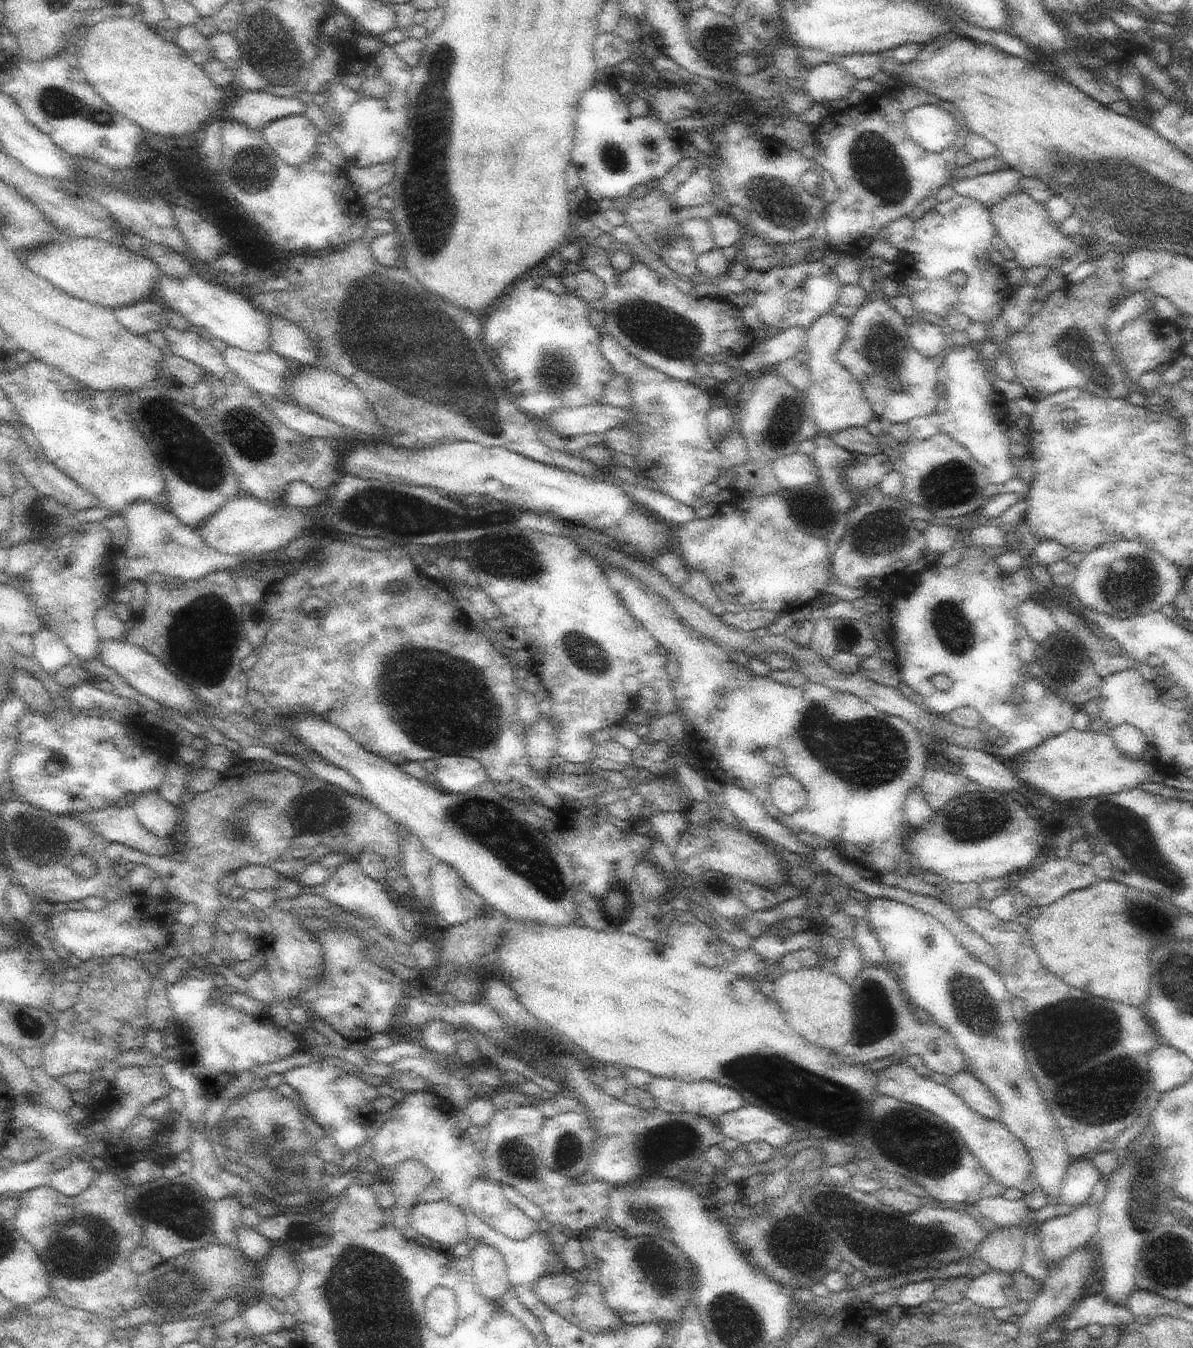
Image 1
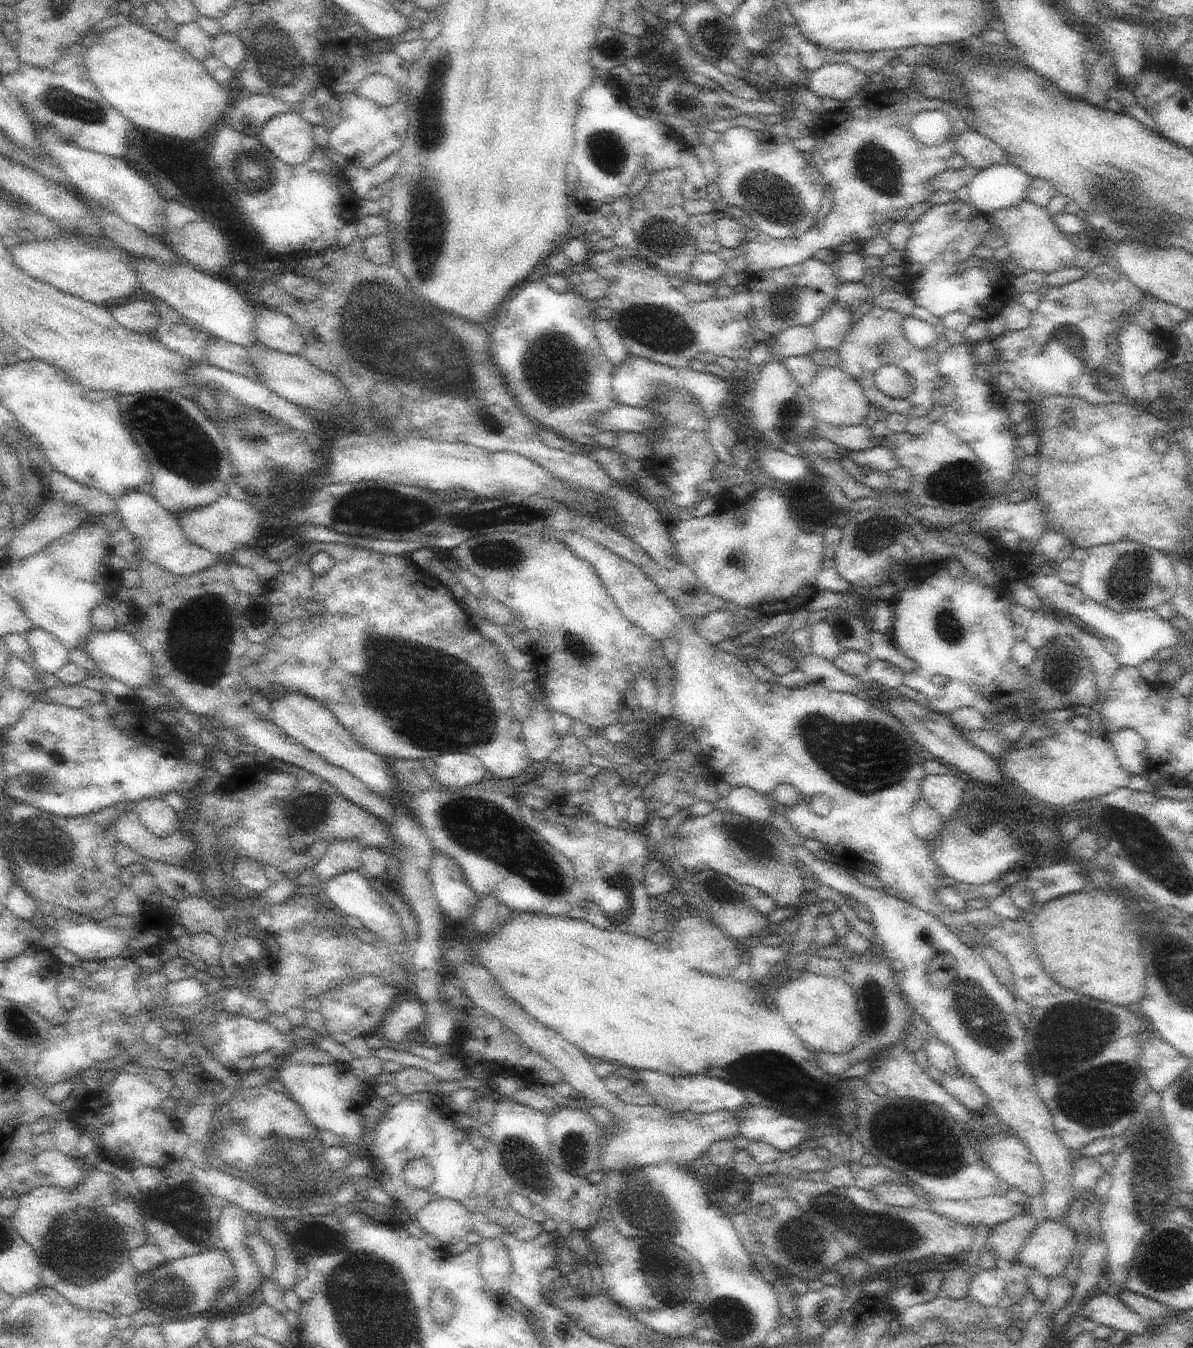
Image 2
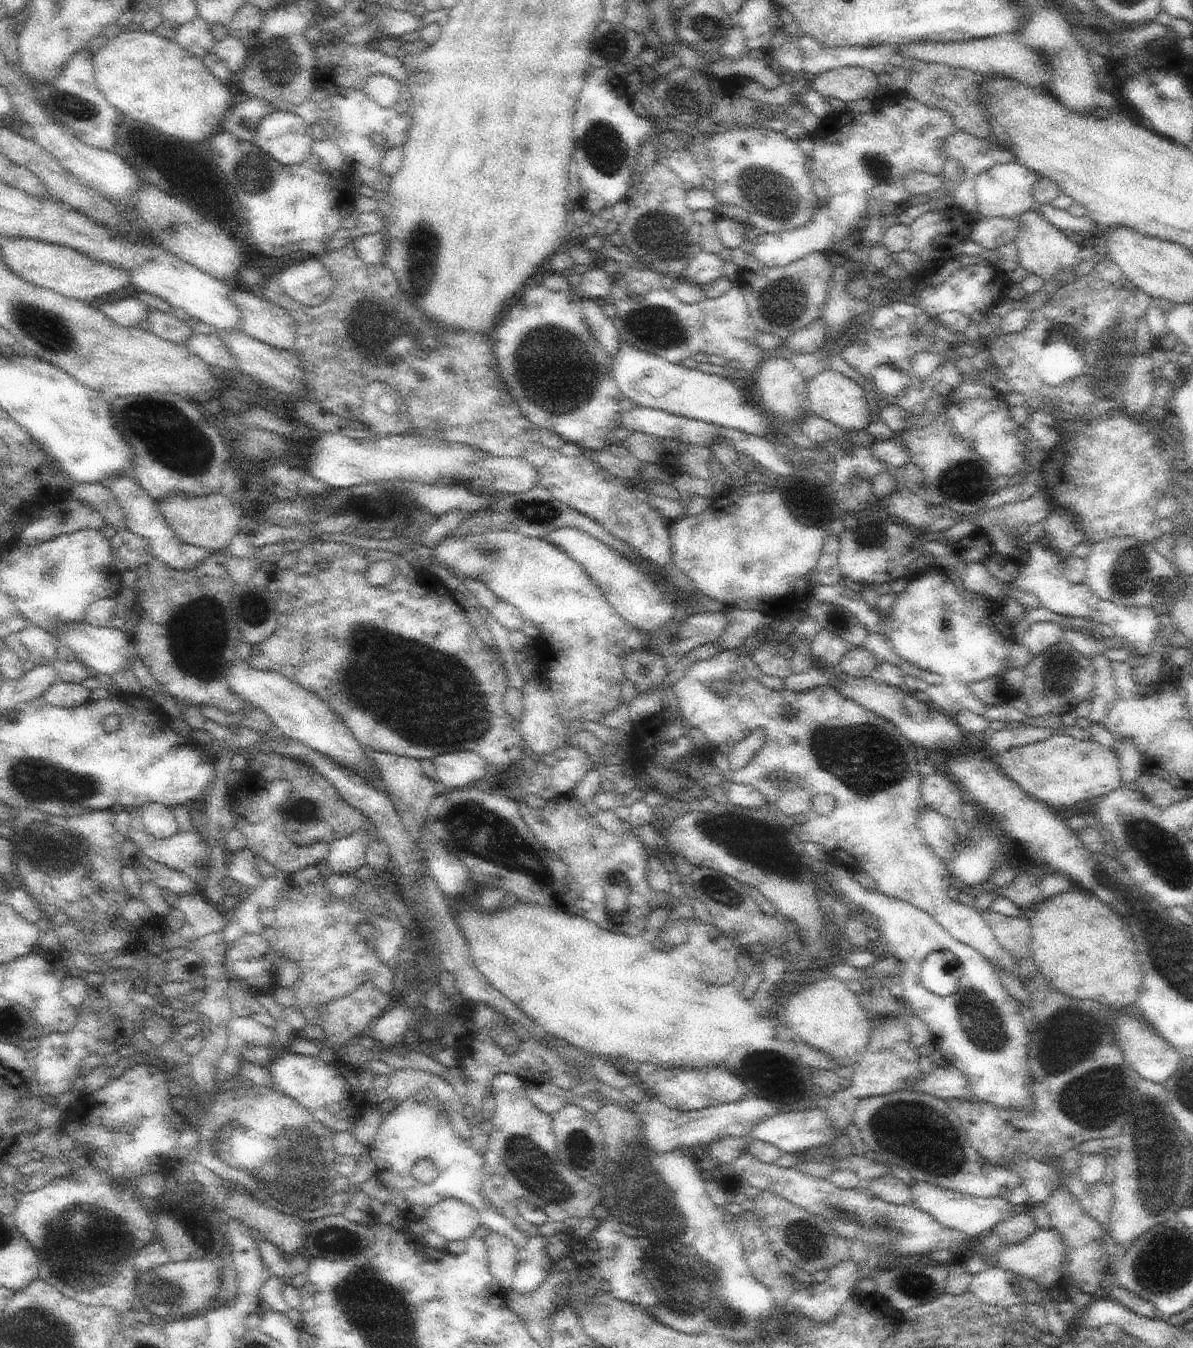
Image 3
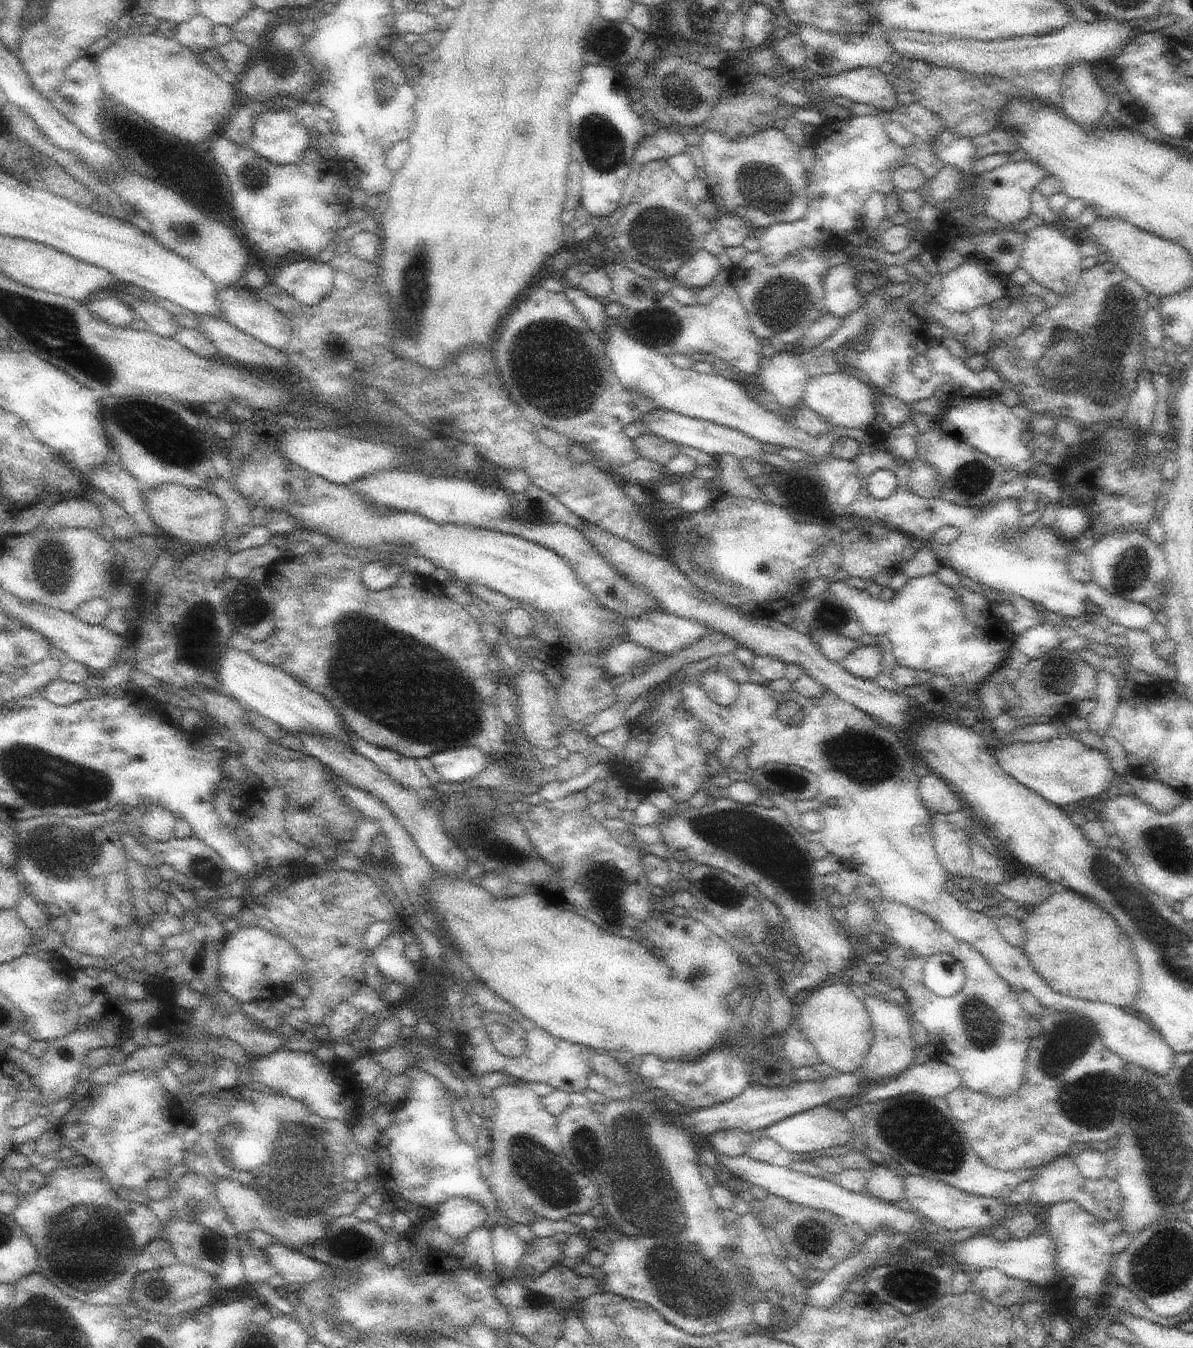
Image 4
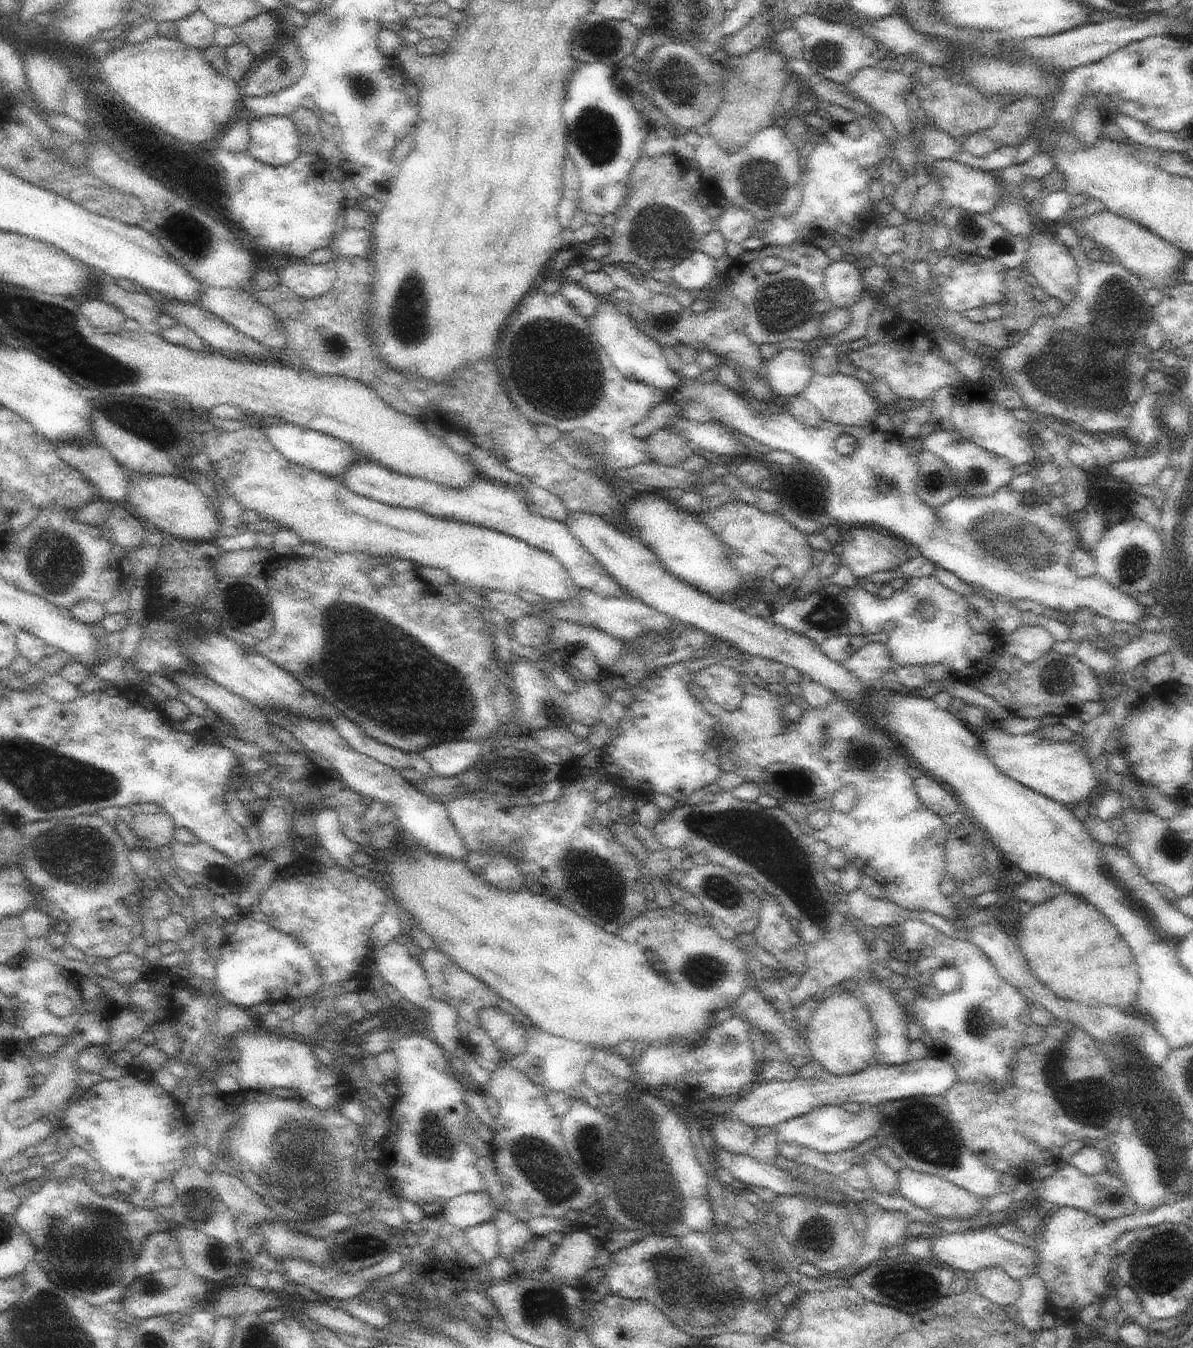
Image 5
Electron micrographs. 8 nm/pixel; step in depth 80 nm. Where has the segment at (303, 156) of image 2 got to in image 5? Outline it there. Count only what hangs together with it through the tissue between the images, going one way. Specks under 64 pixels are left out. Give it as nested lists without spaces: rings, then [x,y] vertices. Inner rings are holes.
[[[250,117],[247,153],[258,163],[278,167],[300,156],[299,148],[306,136],[297,132],[290,117]]]

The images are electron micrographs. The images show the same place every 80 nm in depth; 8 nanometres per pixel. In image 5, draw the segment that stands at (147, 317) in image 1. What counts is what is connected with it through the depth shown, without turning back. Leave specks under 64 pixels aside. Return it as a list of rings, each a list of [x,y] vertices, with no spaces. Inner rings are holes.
[[[98,298],[82,303],[79,309],[92,326],[105,333],[119,333],[127,319],[119,308]]]

